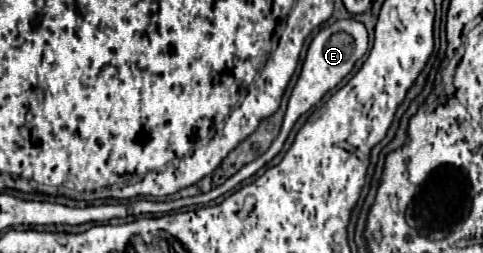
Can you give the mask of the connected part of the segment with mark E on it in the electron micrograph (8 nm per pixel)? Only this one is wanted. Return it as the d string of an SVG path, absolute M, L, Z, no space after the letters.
M354 18L338 20L338 22L334 22L332 26L322 28L322 30L314 36L314 40L312 40L312 44L310 44L310 48L308 48L308 54L306 54L302 72L300 72L298 82L296 82L296 86L294 86L294 90L292 90L292 94L290 94L290 100L288 100L288 108L286 108L286 114L284 114L282 130L280 130L278 138L272 142L272 146L268 148L268 152L264 152L264 154L262 154L260 158L256 158L254 162L246 164L246 166L244 166L242 170L238 170L232 178L228 178L222 186L218 186L218 188L214 188L214 190L210 190L210 192L206 192L206 194L198 194L198 196L194 196L194 198L170 200L170 202L156 202L156 200L147 199L136 200L130 204L131 214L136 216L138 216L138 214L148 214L148 212L152 212L152 214L162 212L162 214L164 214L164 212L172 212L172 210L178 210L178 208L185 208L192 205L207 205L210 200L216 200L218 196L230 192L230 190L232 190L234 186L238 186L242 180L254 176L262 166L266 166L266 164L282 150L282 146L284 146L284 142L286 142L286 138L288 138L288 134L290 134L294 122L296 122L304 112L308 112L312 106L316 106L328 90L336 88L336 86L342 82L342 78L344 78L346 74L350 74L350 70L354 68L354 64L366 54L366 50L368 50L368 32L366 32L364 24L360 24L358 20L354 20Z

